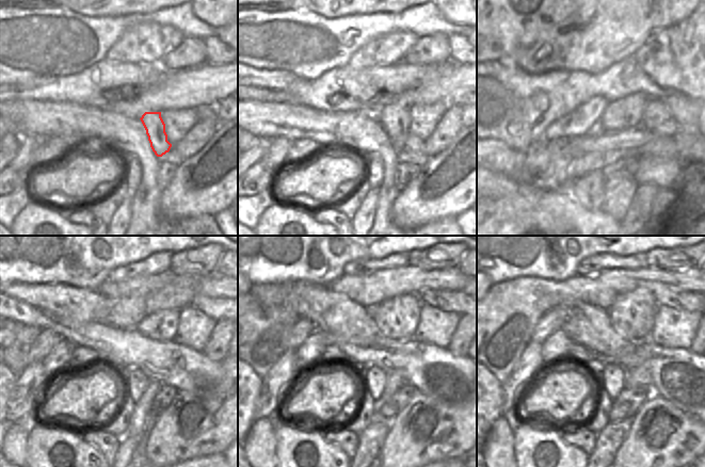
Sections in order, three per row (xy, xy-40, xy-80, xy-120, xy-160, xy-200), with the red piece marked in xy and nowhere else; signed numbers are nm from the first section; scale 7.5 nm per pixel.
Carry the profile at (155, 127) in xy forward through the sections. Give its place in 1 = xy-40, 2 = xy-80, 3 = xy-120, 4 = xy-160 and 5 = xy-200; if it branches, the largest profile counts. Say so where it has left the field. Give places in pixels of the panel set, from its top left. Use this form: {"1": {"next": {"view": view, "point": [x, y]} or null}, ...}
{"1": {"next": {"view": "xy-40", "point": [395, 118]}}, "2": {"next": {"view": "xy-80", "point": [642, 93]}}, "3": {"next": {"view": "xy-120", "point": [161, 325]}}, "4": {"next": {"view": "xy-160", "point": [397, 318]}}, "5": {"next": {"view": "xy-200", "point": [631, 313]}}}

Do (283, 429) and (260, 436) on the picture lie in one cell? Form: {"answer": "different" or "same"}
{"answer": "different"}

